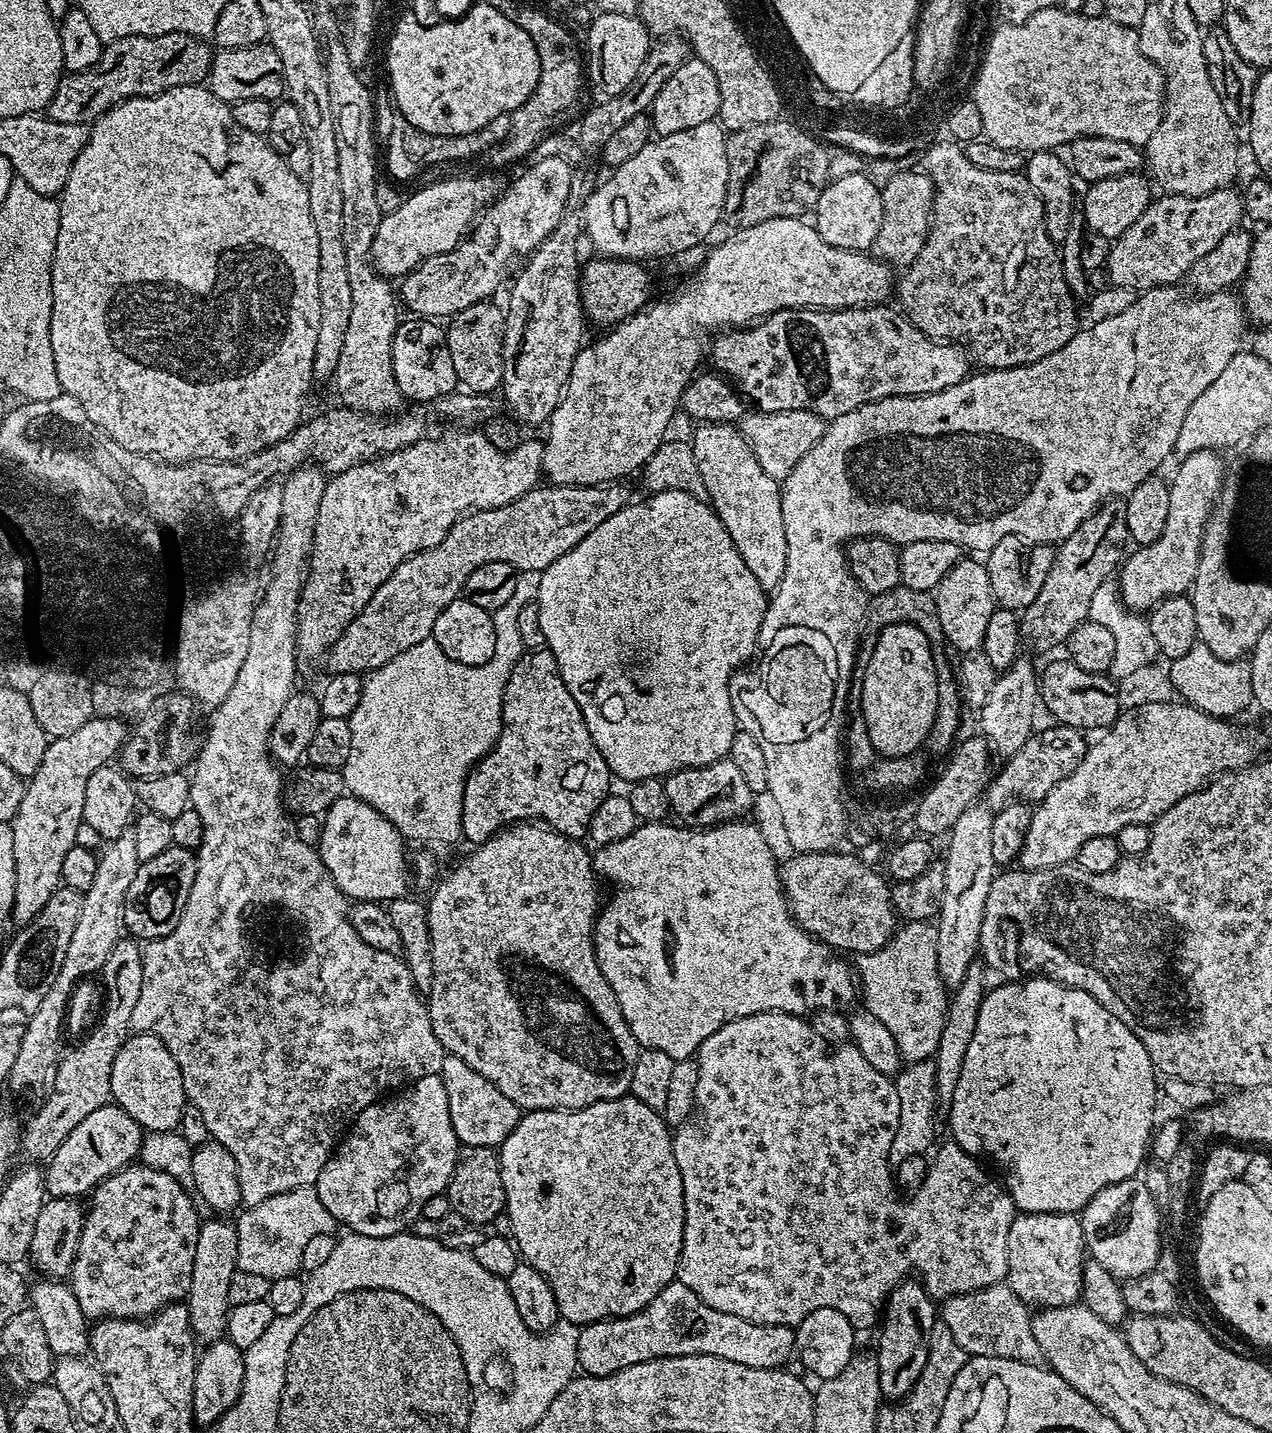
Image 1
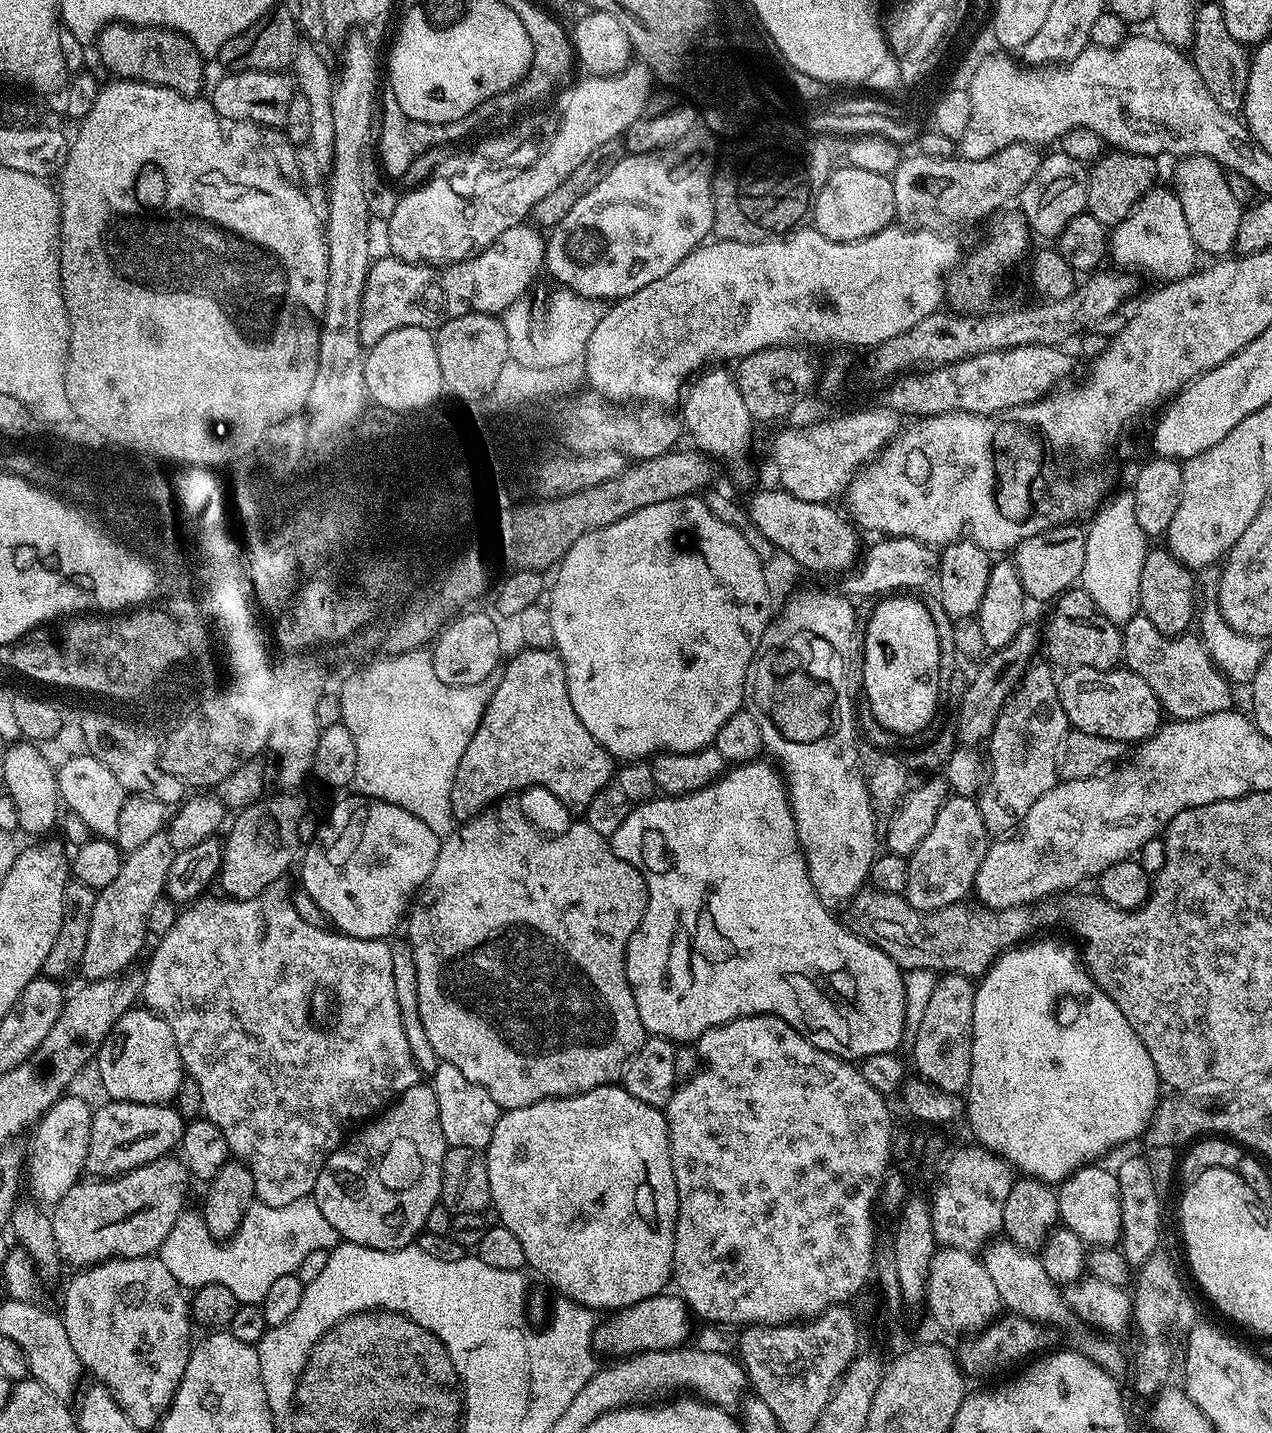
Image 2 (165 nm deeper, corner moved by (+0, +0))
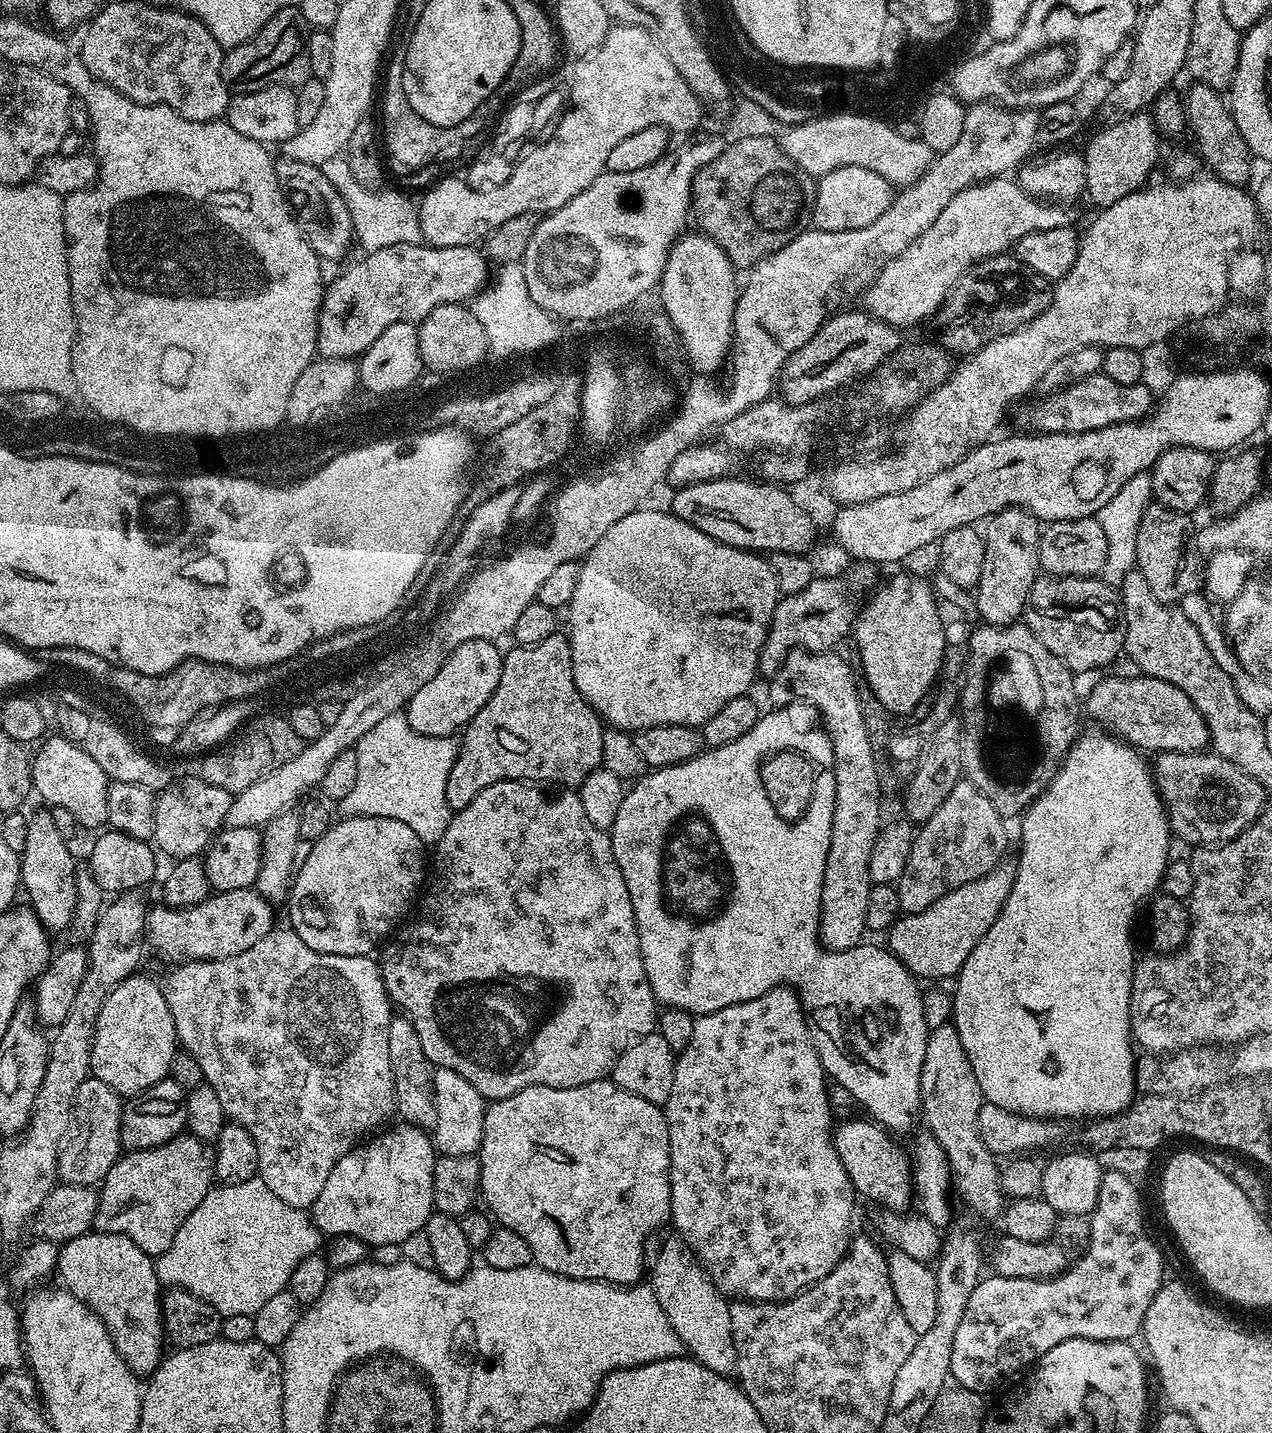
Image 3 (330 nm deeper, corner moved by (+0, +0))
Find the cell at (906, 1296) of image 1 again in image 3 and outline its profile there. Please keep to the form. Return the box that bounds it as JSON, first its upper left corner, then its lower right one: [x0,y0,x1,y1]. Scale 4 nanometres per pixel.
[834,1120,914,1213]

